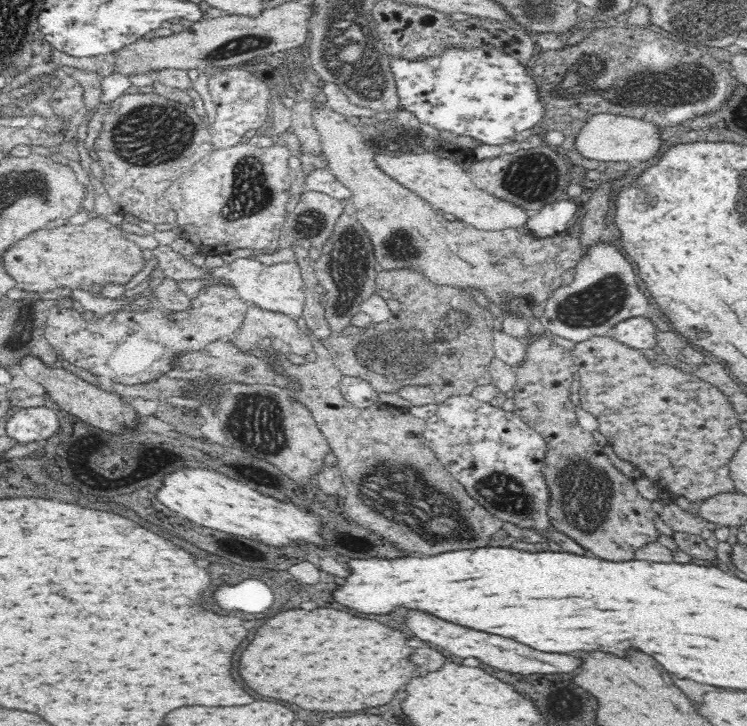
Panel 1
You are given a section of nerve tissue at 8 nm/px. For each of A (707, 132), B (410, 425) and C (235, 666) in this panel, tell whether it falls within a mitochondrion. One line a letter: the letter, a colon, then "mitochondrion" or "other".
A: other
B: other
C: other

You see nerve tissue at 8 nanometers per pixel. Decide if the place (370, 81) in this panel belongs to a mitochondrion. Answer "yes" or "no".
yes

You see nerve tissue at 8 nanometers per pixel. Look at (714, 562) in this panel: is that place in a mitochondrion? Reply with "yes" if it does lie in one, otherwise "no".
no

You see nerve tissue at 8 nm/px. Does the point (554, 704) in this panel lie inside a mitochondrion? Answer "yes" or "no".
no

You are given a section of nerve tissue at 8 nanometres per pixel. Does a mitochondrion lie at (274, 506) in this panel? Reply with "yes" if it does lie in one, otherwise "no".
no

